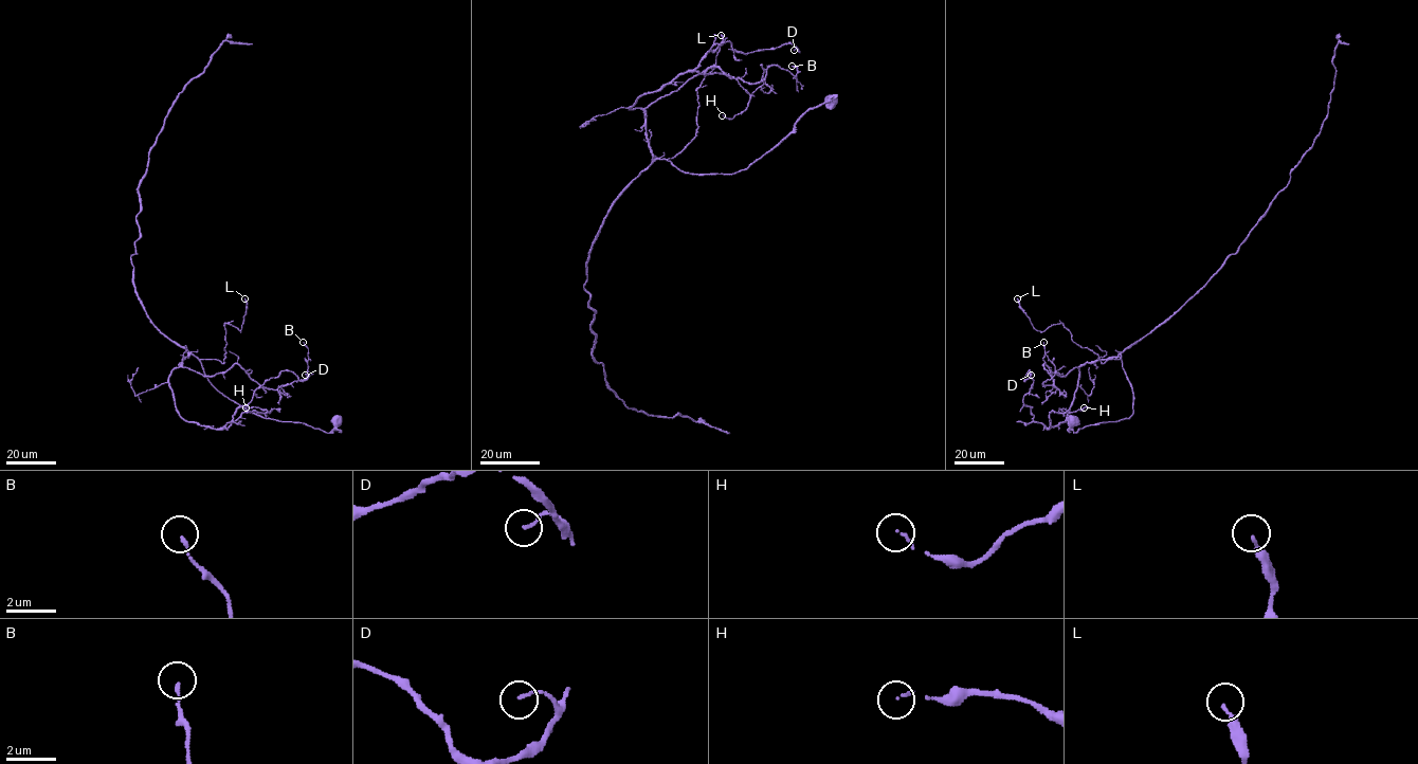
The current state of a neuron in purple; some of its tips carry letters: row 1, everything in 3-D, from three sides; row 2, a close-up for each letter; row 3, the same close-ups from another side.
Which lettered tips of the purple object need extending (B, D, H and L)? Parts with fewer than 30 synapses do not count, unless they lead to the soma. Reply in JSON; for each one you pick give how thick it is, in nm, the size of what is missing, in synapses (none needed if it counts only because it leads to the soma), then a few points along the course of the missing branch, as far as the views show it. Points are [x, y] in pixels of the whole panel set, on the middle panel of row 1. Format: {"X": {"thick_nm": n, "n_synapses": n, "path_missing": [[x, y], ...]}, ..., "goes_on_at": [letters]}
{"goes_on_at": []}

